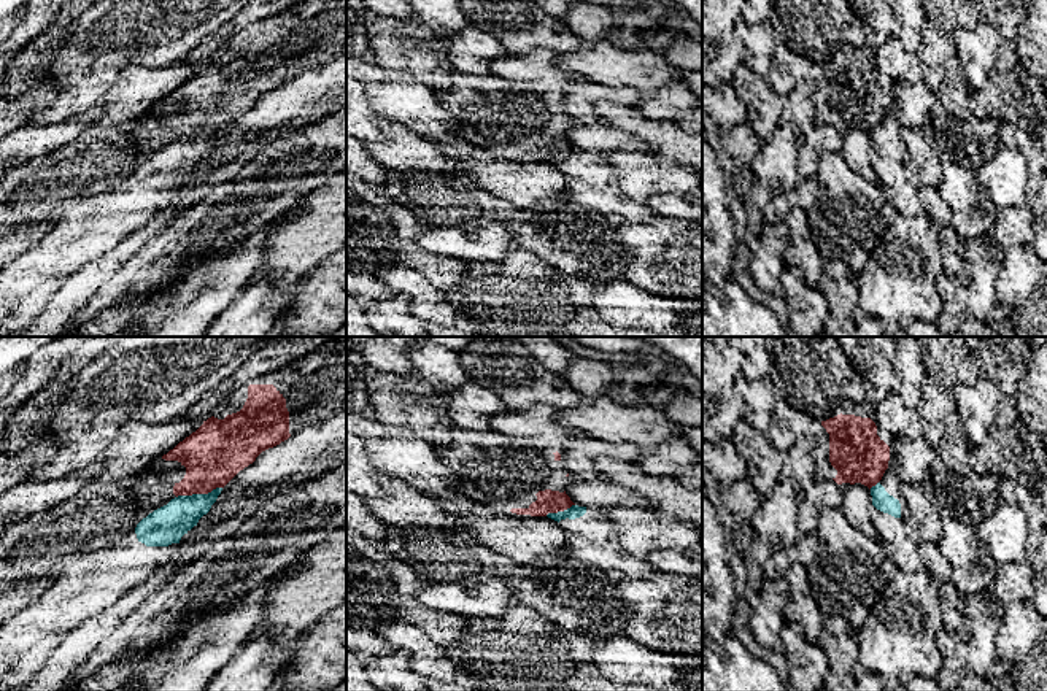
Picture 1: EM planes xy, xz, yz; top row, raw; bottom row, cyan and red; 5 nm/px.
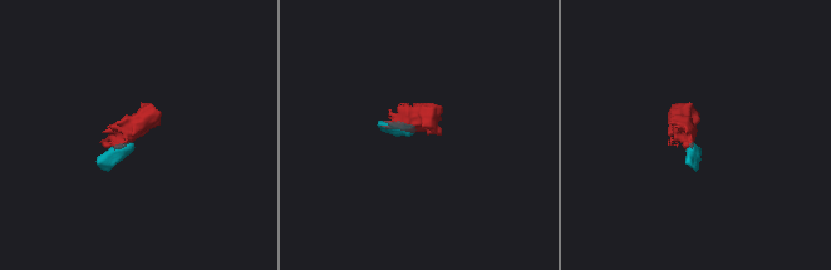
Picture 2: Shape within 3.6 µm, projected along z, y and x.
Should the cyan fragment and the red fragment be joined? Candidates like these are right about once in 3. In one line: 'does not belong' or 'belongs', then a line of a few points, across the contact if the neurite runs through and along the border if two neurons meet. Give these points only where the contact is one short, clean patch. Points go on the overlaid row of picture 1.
does not belong; line xy (221, 486), (207, 493), (180, 494), (177, 497)

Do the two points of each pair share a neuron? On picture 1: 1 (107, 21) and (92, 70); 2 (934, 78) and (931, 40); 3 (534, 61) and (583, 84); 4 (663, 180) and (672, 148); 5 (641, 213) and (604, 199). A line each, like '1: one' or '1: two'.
1: one
2: one
3: one
4: two
5: one

